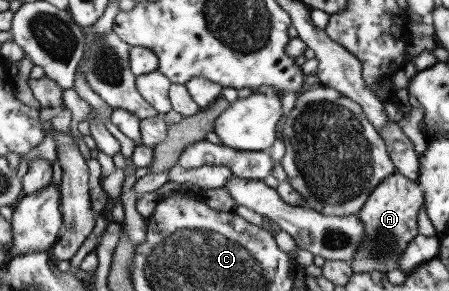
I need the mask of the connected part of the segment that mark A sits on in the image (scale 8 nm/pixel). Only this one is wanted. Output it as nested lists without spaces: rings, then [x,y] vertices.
[[[398,172],[384,178],[370,194],[357,216],[364,224],[364,237],[349,260],[351,271],[354,274],[368,273],[369,271],[387,271],[396,268],[396,260],[402,254],[406,244],[416,236],[416,215],[423,205],[423,193],[419,185],[400,175]]]

